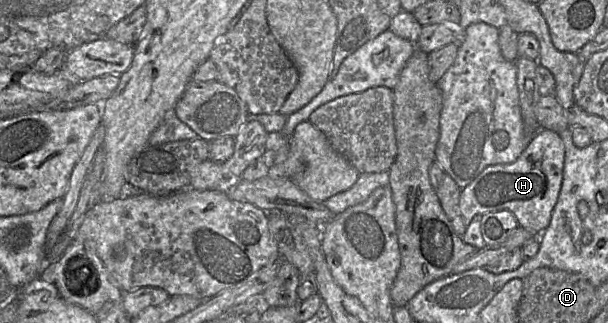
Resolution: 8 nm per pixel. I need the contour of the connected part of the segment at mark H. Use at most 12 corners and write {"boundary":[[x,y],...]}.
{"boundary":[[540,128],[512,163],[460,193],[465,226],[508,210],[539,236],[563,181],[560,135]]}

